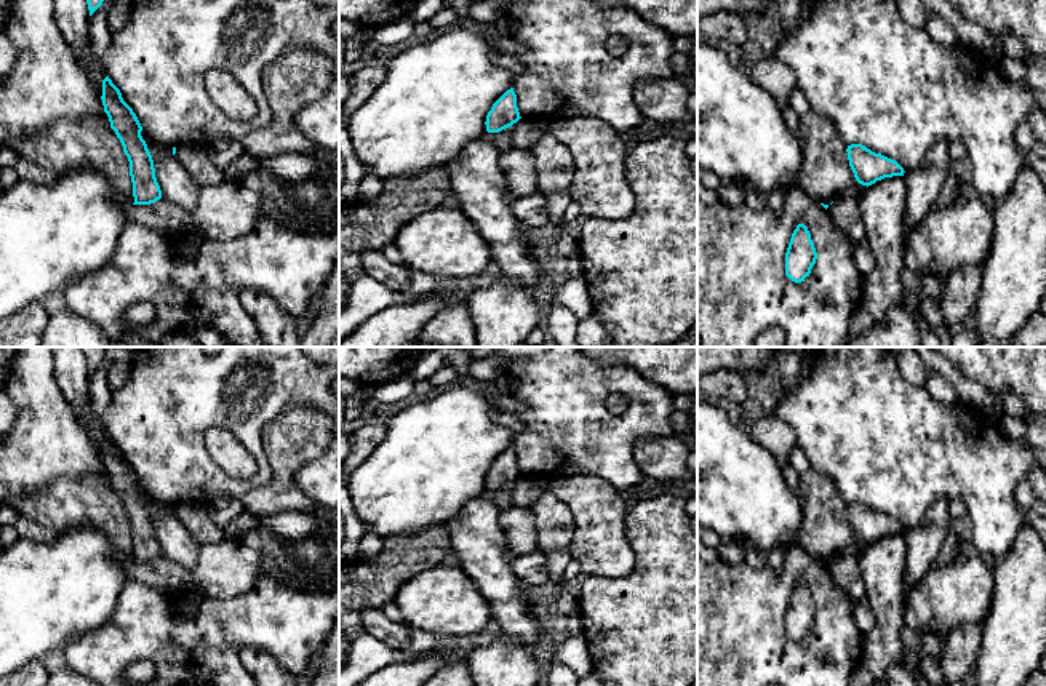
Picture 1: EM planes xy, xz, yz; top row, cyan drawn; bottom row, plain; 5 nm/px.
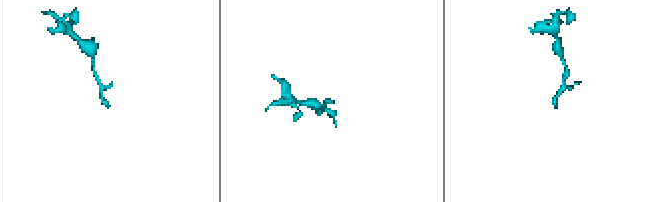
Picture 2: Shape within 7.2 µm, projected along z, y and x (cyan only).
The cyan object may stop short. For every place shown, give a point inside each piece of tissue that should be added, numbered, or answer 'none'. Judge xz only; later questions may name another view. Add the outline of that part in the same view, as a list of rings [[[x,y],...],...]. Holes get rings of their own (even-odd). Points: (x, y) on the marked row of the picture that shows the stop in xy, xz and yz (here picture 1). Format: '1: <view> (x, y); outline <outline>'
none

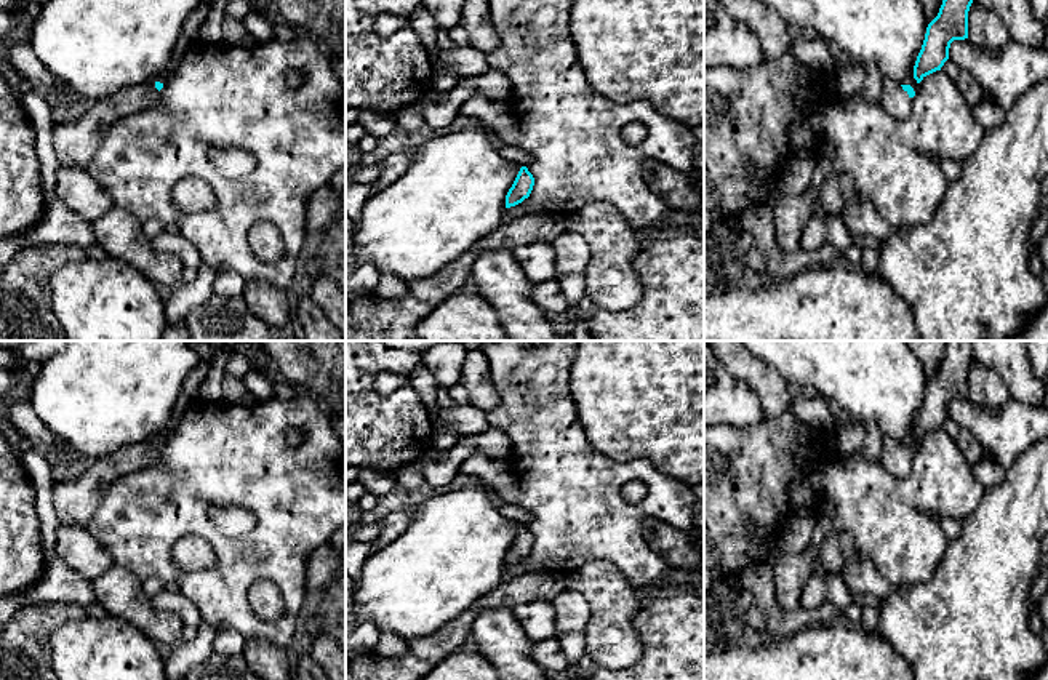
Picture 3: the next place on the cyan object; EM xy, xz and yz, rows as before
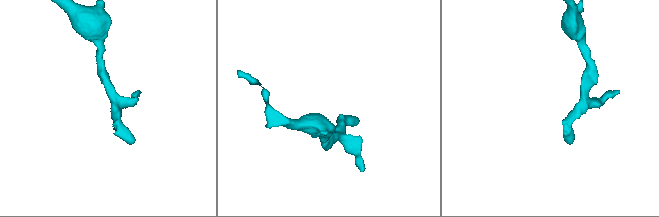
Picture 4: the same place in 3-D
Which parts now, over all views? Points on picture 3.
1: yz (896, 101); outline [[[885,80],[882,86],[880,104],[896,120],[906,120],[912,110],[912,101],[907,91],[893,80]]]

